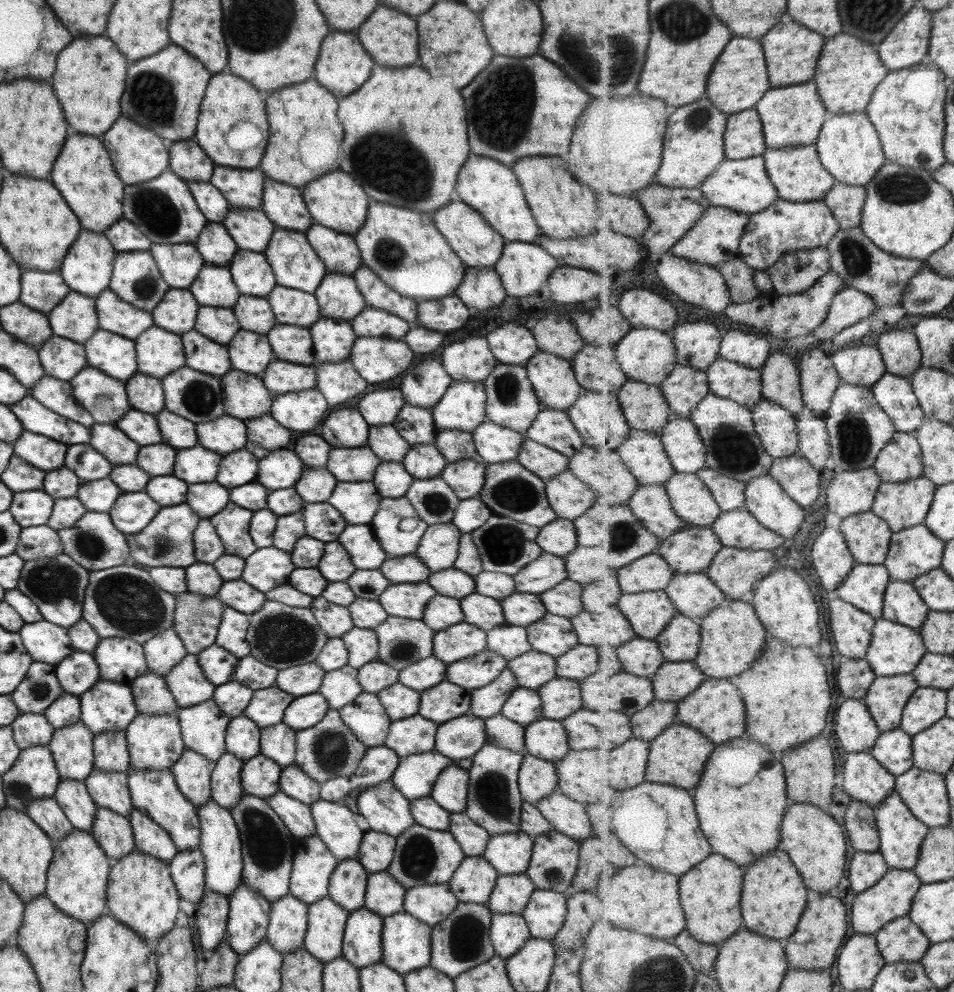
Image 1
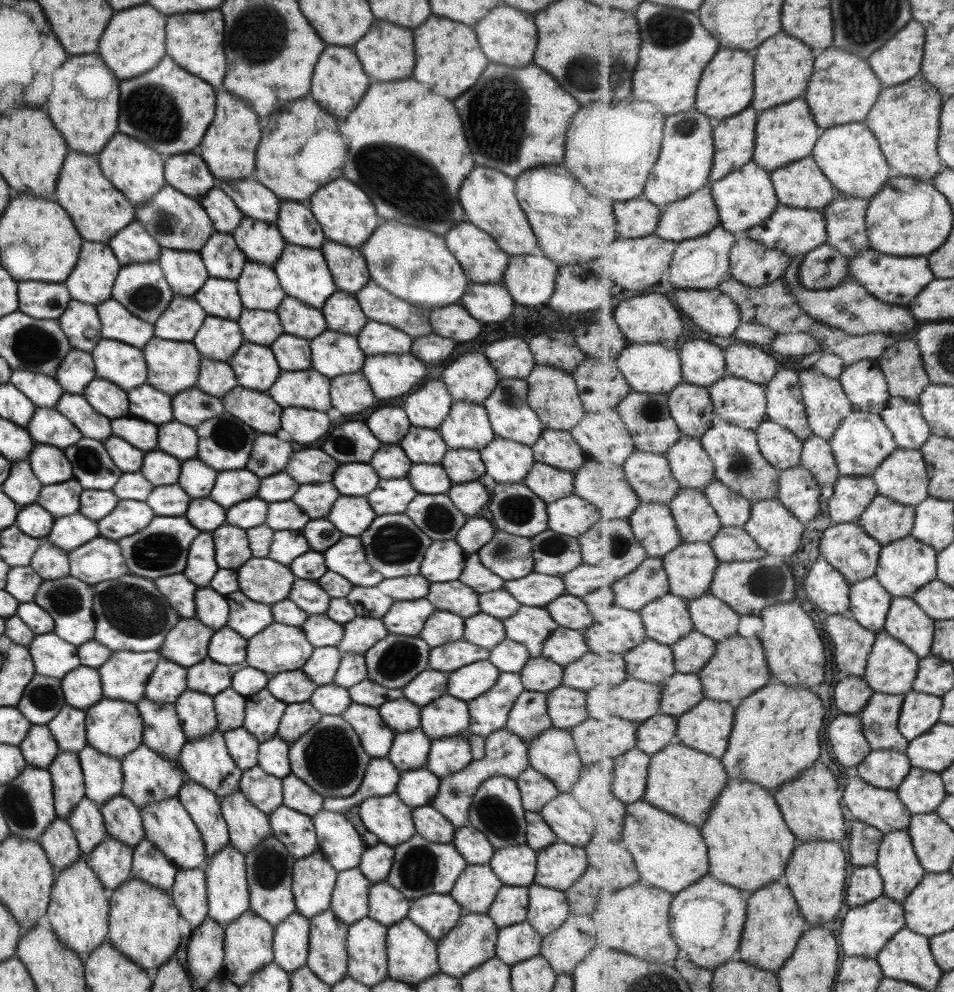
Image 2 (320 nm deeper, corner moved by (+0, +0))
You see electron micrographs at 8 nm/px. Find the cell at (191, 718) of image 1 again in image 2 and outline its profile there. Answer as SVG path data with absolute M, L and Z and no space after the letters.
M218 729L201 738L186 742L181 747L178 762L182 767L182 771L190 780L206 788L209 792L212 792L212 794L215 794L217 800L239 789L242 770L239 770L233 760L231 760L225 746L222 732Z

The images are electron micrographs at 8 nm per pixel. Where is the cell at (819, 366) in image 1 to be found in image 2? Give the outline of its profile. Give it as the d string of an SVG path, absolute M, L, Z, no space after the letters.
M814 367L800 369L800 376L811 428L815 435L830 441L834 438L835 431L838 430L842 421L855 411L855 406L844 391L839 379L831 378Z

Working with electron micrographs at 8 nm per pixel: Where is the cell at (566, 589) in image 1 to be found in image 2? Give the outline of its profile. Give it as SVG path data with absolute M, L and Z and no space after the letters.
M564 593L544 607L557 626L582 632L593 624L592 615L580 597Z

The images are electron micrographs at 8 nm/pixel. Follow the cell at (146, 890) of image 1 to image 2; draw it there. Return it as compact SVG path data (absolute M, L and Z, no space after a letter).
M131 877L127 882L120 884L119 888L113 890L108 903L108 933L106 936L108 943L143 971L149 968L159 968L165 964L179 946L179 931L175 925L179 920L179 913L169 893Z

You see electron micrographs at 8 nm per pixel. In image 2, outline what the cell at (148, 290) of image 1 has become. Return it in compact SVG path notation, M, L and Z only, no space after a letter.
M156 261L121 266L110 292L111 299L122 304L127 312L135 314L139 320L149 324L153 324L163 314L173 296Z

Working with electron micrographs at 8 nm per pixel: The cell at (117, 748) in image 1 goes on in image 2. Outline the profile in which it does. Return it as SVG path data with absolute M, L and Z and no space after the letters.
M87 744L75 755L82 770L85 798L103 804L120 794L122 772L119 760L105 756Z

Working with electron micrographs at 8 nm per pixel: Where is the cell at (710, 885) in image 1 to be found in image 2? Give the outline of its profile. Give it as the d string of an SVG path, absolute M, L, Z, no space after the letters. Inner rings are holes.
M710 873L675 895L670 910L670 925L682 955L701 968L712 971L736 959L748 917L747 897L744 891L733 888L729 884L723 884ZM707 908L711 908L709 916L707 916ZM709 922L719 922L721 930L715 930L715 932L709 930L707 928Z

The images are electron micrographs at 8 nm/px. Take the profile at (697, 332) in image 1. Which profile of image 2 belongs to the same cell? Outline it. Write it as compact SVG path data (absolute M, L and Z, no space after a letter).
M693 340L680 348L682 375L695 386L709 388L729 374L726 351L711 340Z

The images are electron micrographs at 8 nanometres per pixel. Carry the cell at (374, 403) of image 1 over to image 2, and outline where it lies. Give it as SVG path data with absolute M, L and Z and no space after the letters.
M400 404L395 408L375 406L363 415L364 423L380 444L395 444L408 433L410 422Z

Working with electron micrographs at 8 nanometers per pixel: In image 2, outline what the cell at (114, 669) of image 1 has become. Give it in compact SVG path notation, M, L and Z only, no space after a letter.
M112 651L111 656L97 669L104 698L124 700L129 704L137 704L144 697L145 686L153 669L157 666L160 654L155 652Z

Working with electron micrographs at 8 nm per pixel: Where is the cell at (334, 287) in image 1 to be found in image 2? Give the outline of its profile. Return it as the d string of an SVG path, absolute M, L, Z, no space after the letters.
M338 289L327 298L320 311L324 316L327 330L351 336L359 334L368 321L354 295Z

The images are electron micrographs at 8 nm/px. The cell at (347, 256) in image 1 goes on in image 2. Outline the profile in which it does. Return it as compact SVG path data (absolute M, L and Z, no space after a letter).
M324 241L320 251L338 290L354 295L369 282L369 273L359 248Z

